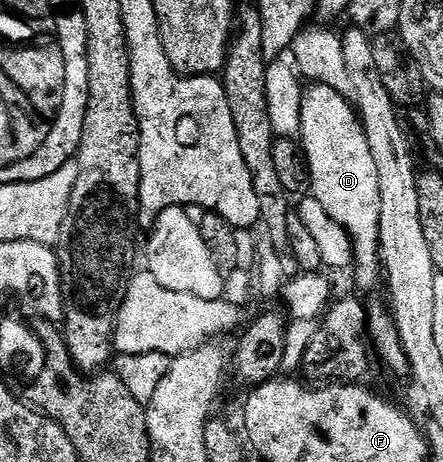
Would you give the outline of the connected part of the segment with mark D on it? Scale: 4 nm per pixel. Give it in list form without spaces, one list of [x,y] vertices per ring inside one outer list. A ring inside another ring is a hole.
[[[333,88],[327,90],[327,95],[319,95],[319,99],[323,99],[323,103],[319,103],[319,99],[309,99],[306,96],[303,100],[307,103],[307,127],[311,127],[311,131],[315,131],[315,135],[311,135],[311,156],[305,159],[306,166],[315,163],[315,175],[310,178],[309,191],[313,195],[319,191],[319,196],[316,197],[317,201],[323,199],[321,205],[325,207],[325,212],[329,213],[329,217],[335,221],[339,227],[355,242],[355,259],[353,259],[353,266],[357,272],[357,283],[360,288],[371,287],[375,283],[375,278],[380,278],[381,275],[381,258],[379,246],[379,214],[381,213],[381,189],[378,188],[378,175],[377,168],[373,161],[373,154],[370,153],[369,143],[366,140],[366,133],[363,132],[363,125],[360,123],[360,116],[357,114],[356,108],[353,106],[352,100],[346,94],[335,91]]]

